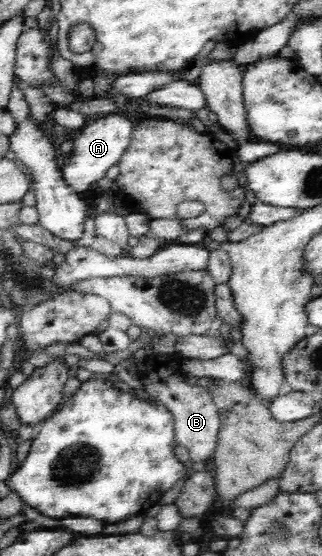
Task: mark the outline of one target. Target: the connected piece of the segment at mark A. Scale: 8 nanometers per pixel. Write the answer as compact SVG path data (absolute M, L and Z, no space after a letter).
M118 111L106 116L96 116L90 123L85 123L72 138L74 142L72 151L64 154L61 162L66 183L79 193L92 188L96 182L105 177L112 165L118 163L121 155L129 147L134 129L134 121L130 116Z

